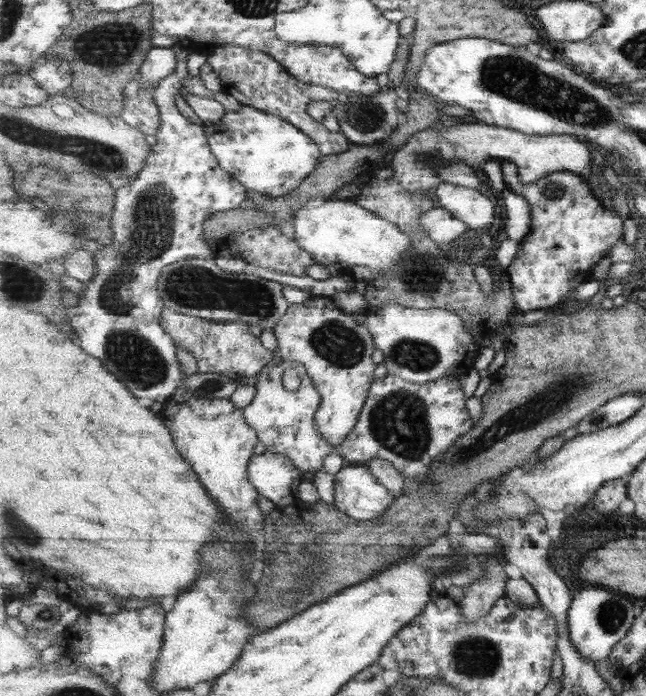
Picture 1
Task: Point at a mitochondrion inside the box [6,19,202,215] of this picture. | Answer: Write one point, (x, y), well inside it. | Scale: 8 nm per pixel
(111, 46)

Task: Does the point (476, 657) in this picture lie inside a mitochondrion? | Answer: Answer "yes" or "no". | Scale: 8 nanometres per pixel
yes

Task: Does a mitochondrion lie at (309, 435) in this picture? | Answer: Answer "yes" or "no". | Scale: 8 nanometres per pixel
no

